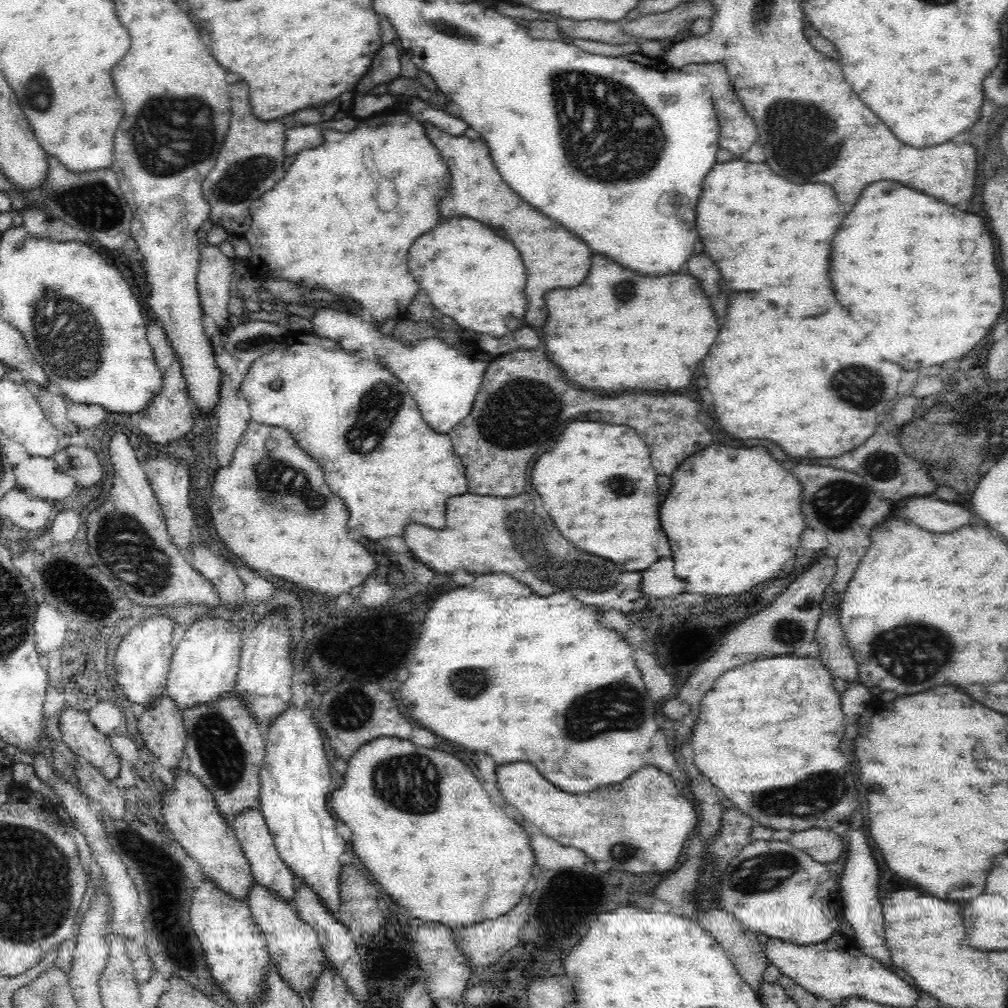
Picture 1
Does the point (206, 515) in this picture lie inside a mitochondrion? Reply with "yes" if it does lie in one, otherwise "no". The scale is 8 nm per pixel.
no

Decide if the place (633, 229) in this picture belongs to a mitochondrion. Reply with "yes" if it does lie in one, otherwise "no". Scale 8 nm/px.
no

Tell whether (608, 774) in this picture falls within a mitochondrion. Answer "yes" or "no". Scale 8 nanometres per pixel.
no

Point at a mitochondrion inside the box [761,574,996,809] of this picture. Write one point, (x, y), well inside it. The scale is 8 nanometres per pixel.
(914, 653)

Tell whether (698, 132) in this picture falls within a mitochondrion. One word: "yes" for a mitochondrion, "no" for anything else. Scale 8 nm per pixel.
no

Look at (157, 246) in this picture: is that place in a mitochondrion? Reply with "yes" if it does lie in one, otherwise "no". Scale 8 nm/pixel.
no

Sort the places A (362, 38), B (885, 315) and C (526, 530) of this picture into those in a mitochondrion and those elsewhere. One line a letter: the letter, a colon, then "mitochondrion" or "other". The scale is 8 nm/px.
A: other
B: other
C: mitochondrion

